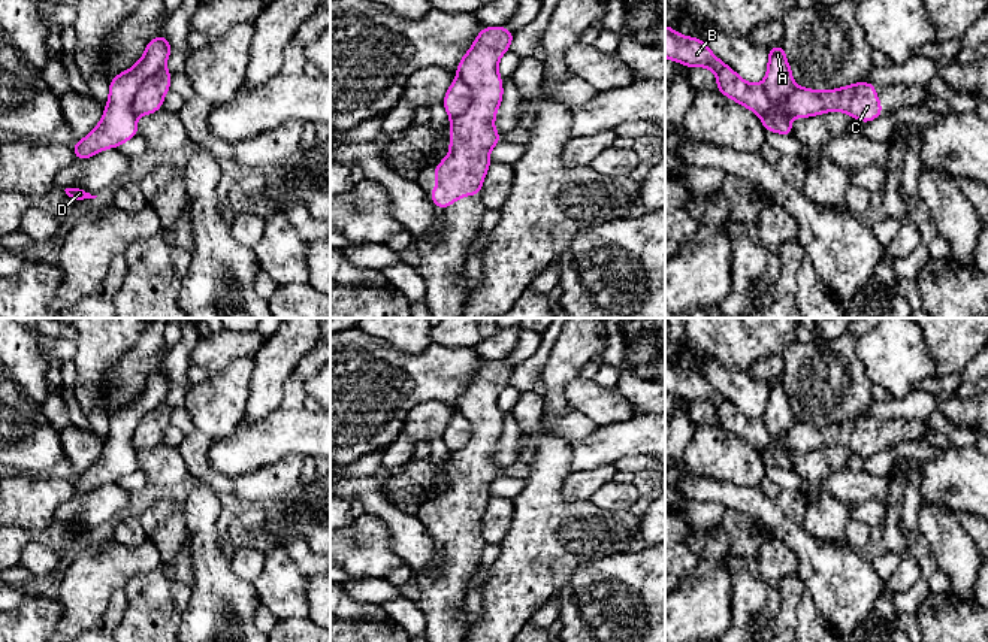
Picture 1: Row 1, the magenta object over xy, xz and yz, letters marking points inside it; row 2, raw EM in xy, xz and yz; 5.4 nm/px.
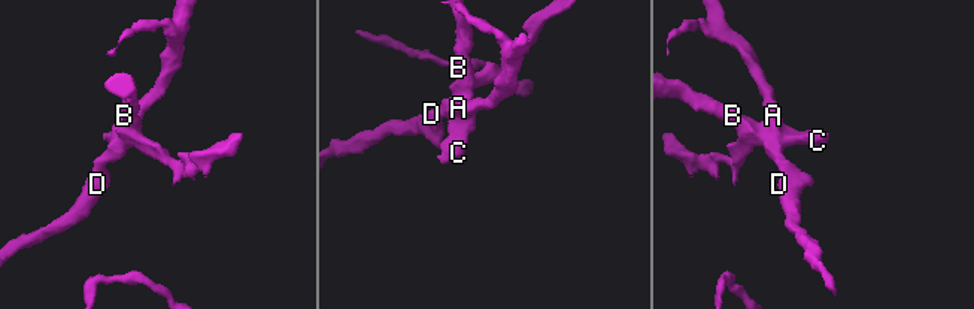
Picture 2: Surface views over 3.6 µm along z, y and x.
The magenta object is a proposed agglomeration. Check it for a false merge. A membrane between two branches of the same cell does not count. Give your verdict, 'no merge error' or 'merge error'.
merge error

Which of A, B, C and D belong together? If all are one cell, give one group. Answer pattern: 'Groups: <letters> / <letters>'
Groups: A D / B C

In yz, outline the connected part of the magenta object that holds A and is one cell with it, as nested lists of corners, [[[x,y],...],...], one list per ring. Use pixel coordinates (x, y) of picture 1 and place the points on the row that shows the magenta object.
[[[782,45],[768,49],[768,69],[764,81],[767,96],[779,106],[795,88],[792,72]]]

